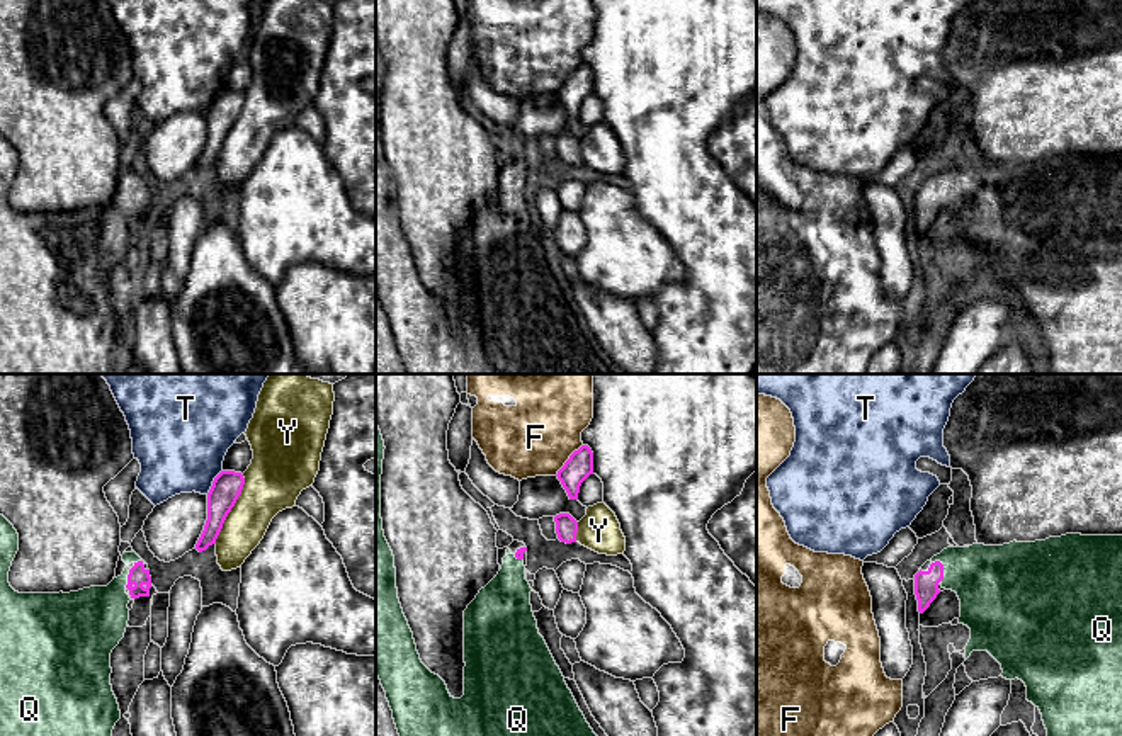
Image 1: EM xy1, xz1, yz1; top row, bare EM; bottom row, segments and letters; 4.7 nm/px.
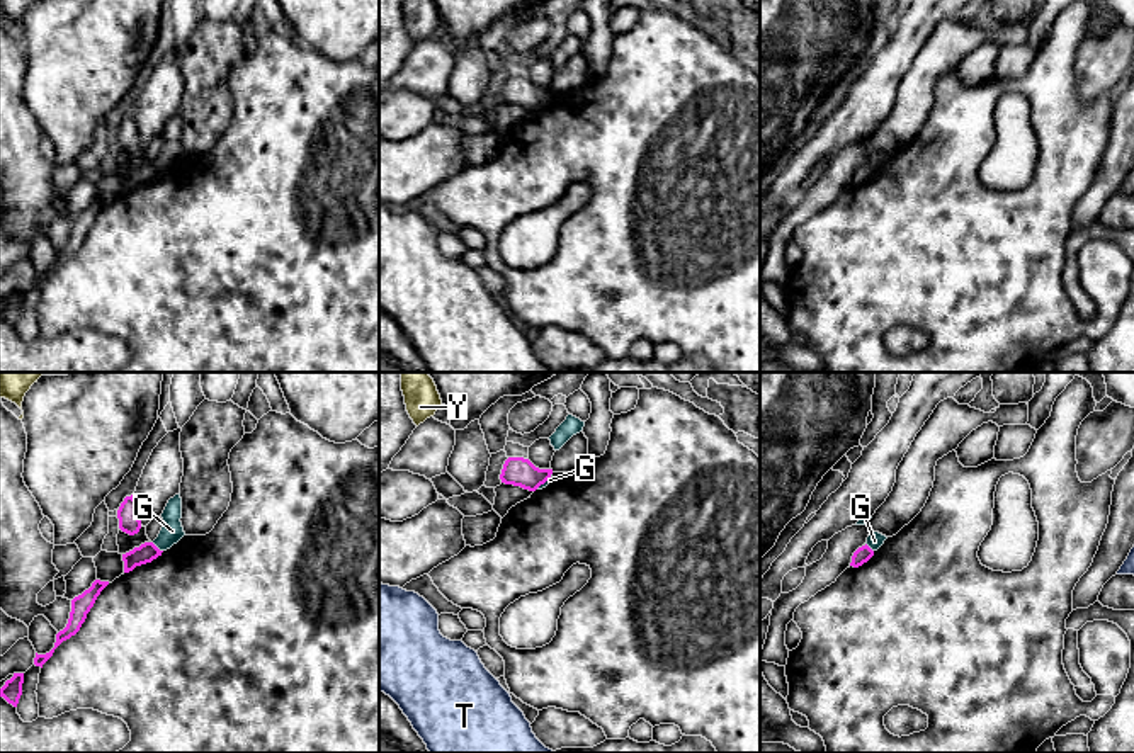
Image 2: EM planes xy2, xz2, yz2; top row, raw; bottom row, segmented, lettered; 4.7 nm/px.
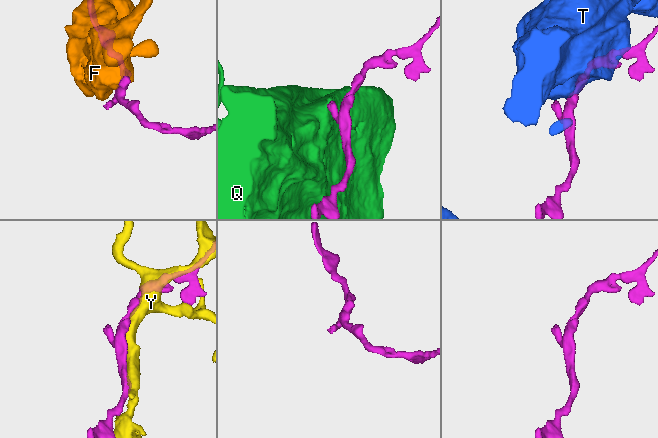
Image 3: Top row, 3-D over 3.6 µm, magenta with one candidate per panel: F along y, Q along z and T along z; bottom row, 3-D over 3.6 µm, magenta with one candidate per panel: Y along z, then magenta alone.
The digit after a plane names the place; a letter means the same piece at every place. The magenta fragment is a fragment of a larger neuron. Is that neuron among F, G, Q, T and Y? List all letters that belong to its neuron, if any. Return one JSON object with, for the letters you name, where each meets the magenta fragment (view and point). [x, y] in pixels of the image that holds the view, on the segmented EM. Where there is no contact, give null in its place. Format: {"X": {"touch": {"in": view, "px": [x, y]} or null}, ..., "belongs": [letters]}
{"Q": {"touch": {"in": "yz1", "px": [942, 570]}}, "belongs": ["Q"]}

